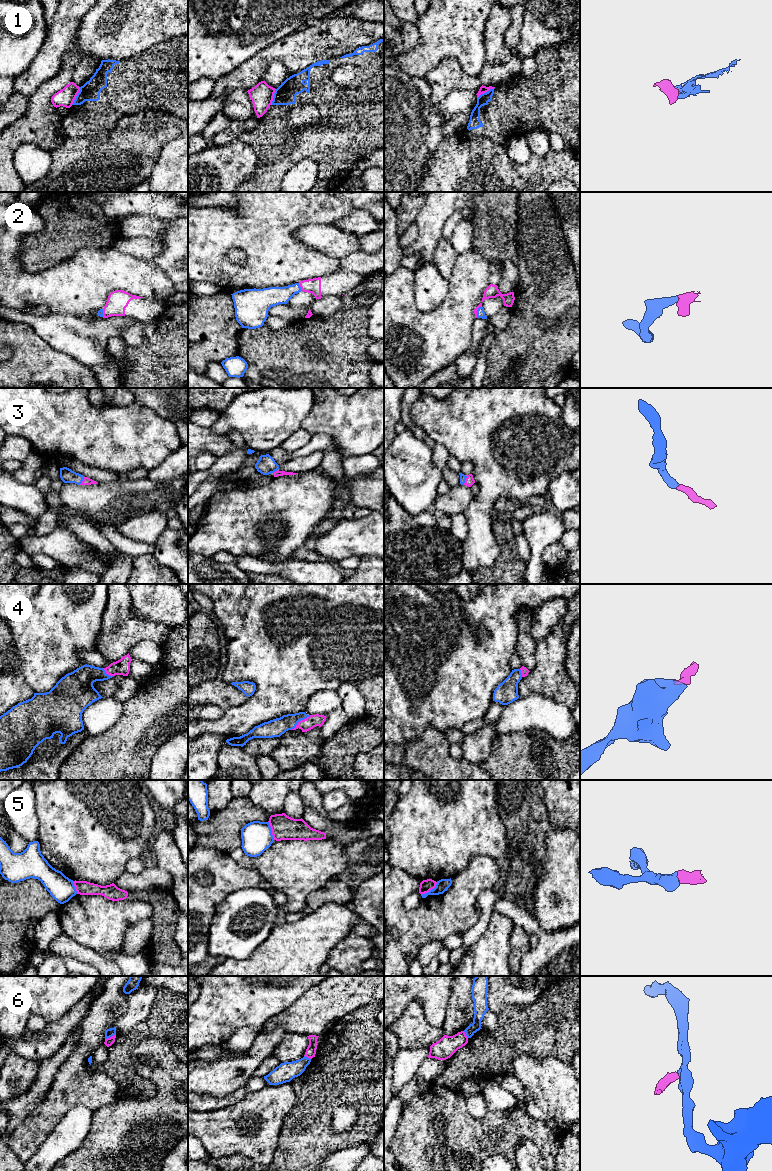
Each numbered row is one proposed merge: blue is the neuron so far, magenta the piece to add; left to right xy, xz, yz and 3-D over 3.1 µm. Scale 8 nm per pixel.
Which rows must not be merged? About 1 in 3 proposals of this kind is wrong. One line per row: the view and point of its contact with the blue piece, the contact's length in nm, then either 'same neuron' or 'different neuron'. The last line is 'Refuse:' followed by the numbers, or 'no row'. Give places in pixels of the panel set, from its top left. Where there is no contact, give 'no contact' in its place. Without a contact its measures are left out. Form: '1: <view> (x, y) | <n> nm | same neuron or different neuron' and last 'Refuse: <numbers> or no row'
1: xy (76, 96) | 160 nm | different neuron
2: xz (300, 287) | 70 nm | same neuron
3: yz (465, 479) | 80 nm | same neuron
4: xz (300, 720) | 200 nm | same neuron
5: yz (430, 890) | 170 nm | different neuron
6: xy (110, 1036) | 100 nm | different neuron
Refuse: 1, 5, 6

